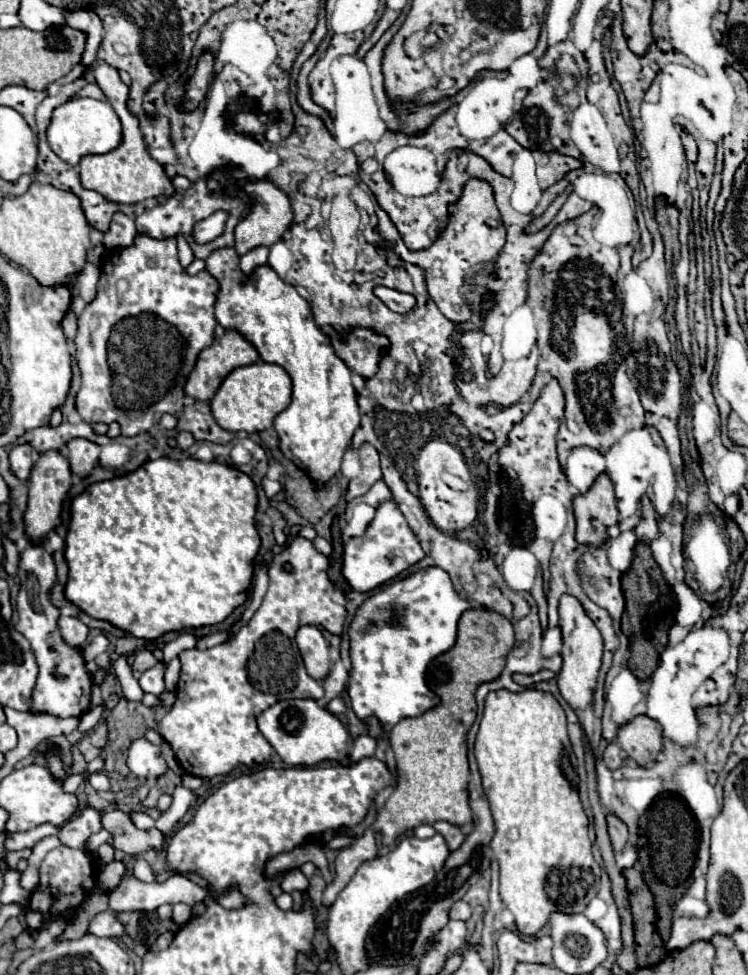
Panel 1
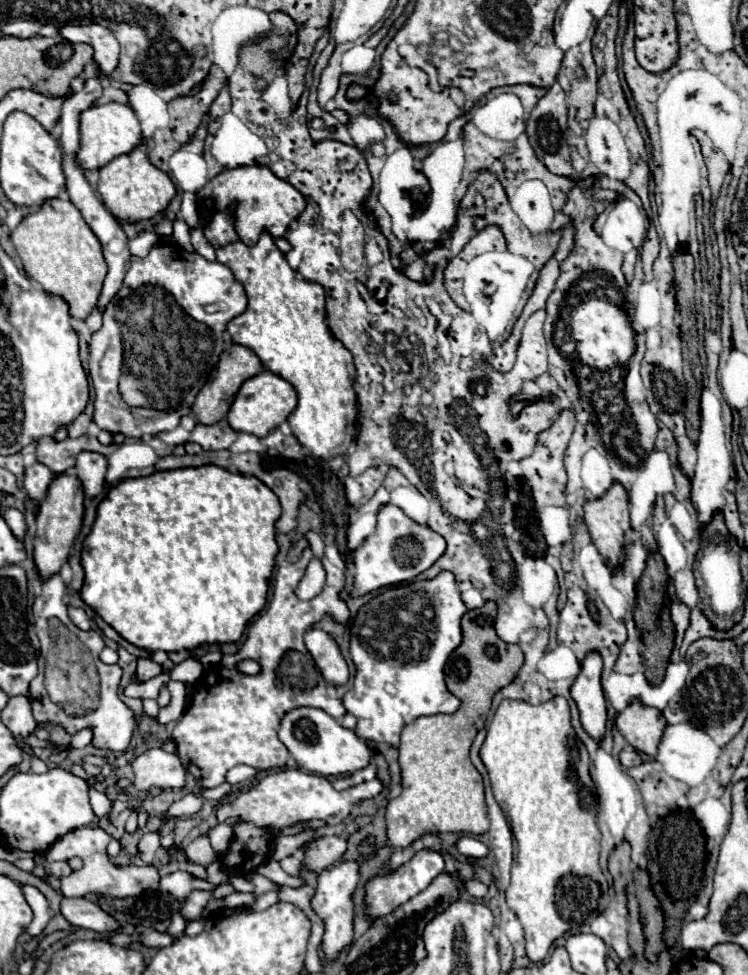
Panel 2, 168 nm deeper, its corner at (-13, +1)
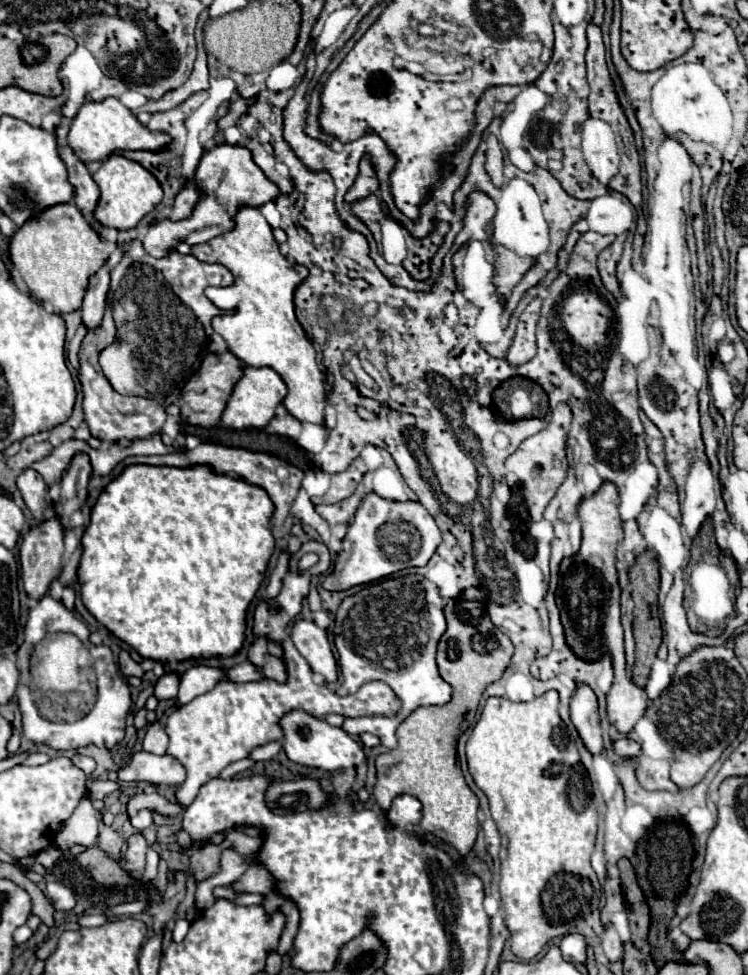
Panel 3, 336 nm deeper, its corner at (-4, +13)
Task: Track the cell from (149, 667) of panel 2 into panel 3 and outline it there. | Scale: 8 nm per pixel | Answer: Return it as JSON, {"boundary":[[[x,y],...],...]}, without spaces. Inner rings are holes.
{"boundary":[[[121,650],[121,654],[119,654],[119,668],[121,668],[121,674],[123,674],[125,678],[129,678],[129,676],[141,678],[141,676],[143,676],[141,666],[129,656],[127,650]]]}

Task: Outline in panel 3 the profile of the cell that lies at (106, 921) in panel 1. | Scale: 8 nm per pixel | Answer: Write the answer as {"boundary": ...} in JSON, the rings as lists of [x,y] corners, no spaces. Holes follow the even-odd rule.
{"boundary":[[[47,882],[47,898],[51,900],[55,910],[73,910],[75,906],[73,892],[59,882]]]}

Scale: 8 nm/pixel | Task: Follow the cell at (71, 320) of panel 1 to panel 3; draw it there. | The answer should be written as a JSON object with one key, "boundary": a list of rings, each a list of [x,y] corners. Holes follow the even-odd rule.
{"boundary":[[[59,204],[21,226],[11,238],[9,252],[31,294],[41,302],[49,302],[57,314],[67,314],[81,308],[89,278],[105,264],[111,250],[113,244],[91,230],[75,204]]]}

